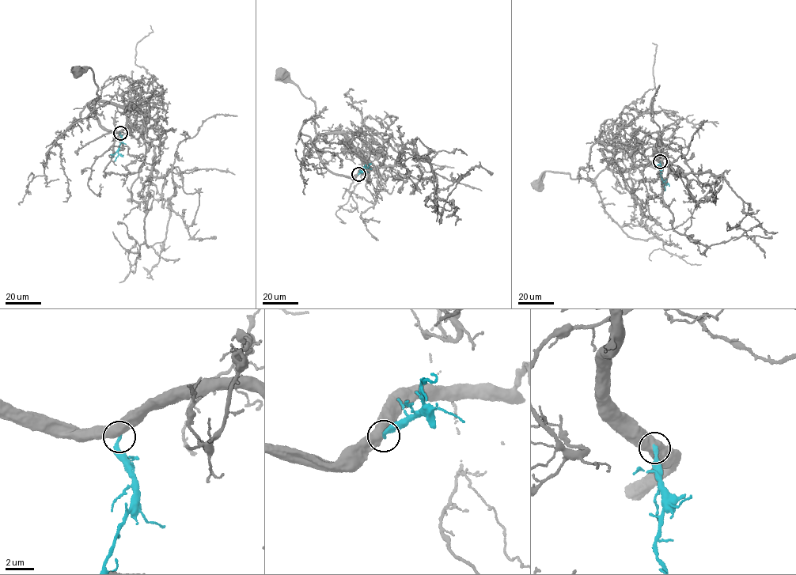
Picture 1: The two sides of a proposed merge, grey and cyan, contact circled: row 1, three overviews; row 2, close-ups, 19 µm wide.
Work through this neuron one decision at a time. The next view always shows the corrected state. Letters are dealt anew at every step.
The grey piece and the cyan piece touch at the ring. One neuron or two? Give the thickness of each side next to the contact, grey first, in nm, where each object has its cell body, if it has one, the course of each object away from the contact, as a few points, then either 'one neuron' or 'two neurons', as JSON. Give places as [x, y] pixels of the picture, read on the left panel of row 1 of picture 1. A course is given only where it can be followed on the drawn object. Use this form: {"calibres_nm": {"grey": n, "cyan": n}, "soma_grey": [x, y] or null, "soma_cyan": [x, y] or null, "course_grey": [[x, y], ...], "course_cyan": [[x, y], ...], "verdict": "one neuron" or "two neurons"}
{"calibres_nm": {"grey": 550, "cyan": 240}, "soma_grey": [77, 70], "soma_cyan": null, "course_grey": [[120, 132], [101, 128], [89, 105], [99, 96], [93, 74], [90, 68], [84, 66], [77, 70]], "course_cyan": [[120, 133], [122, 141], [114, 160]], "verdict": "two neurons"}

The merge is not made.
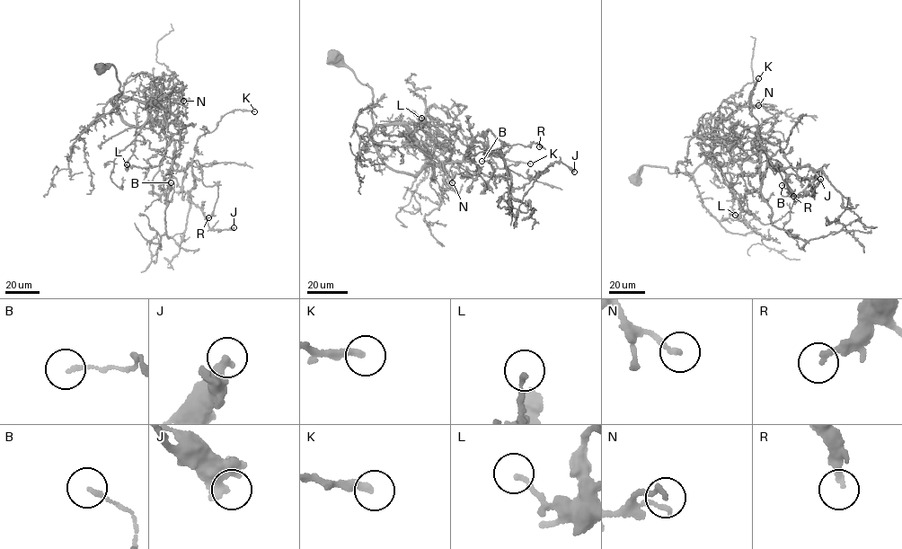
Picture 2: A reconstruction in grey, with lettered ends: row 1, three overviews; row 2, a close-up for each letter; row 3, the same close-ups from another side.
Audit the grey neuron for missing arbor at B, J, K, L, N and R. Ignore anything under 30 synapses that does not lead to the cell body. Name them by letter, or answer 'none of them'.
K

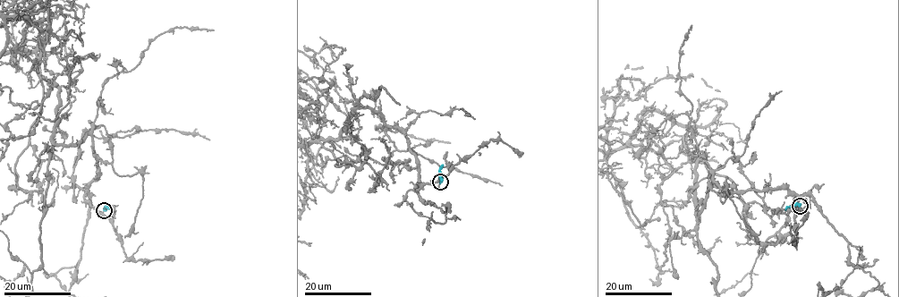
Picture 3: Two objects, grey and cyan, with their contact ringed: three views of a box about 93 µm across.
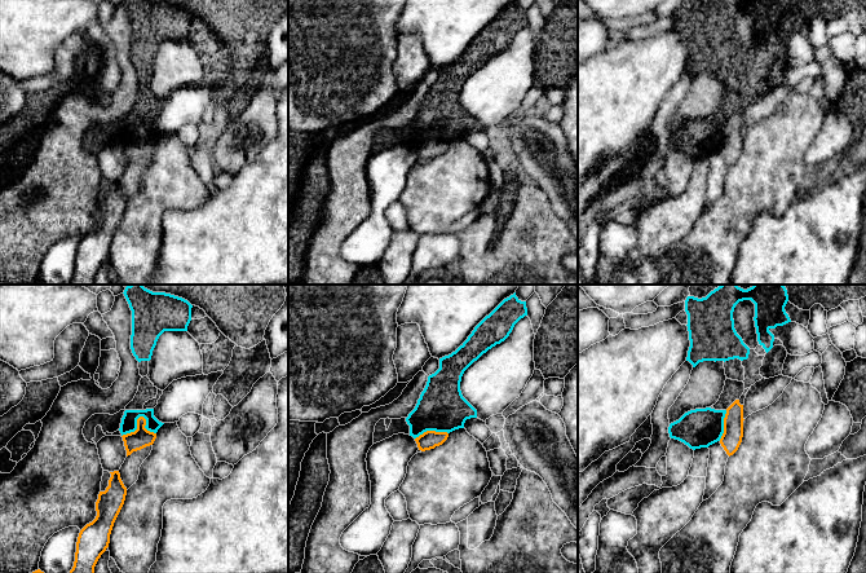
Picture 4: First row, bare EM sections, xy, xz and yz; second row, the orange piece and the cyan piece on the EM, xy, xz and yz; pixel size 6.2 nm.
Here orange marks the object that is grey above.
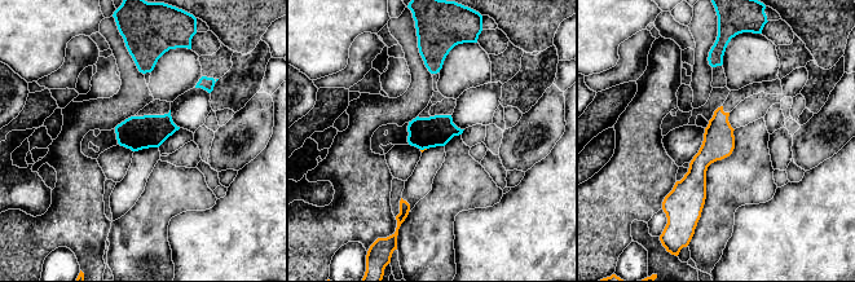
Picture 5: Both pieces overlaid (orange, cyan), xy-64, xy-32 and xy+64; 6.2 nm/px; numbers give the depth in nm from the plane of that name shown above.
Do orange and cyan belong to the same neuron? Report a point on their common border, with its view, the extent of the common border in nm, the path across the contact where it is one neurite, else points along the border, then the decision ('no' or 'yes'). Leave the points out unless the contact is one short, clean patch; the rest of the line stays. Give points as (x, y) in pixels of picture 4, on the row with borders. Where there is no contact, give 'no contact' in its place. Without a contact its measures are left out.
contact xy (138, 418); length 220 nm; border xy (155, 432), (140, 417), (137, 427), (122, 436); no

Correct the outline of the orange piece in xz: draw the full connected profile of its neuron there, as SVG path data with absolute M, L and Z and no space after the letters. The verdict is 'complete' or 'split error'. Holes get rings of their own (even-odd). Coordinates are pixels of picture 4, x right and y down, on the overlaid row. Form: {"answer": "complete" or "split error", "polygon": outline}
{"answer": "complete", "polygon": "M427 431L415 438L419 450L425 451L442 445L449 437L447 432Z"}

